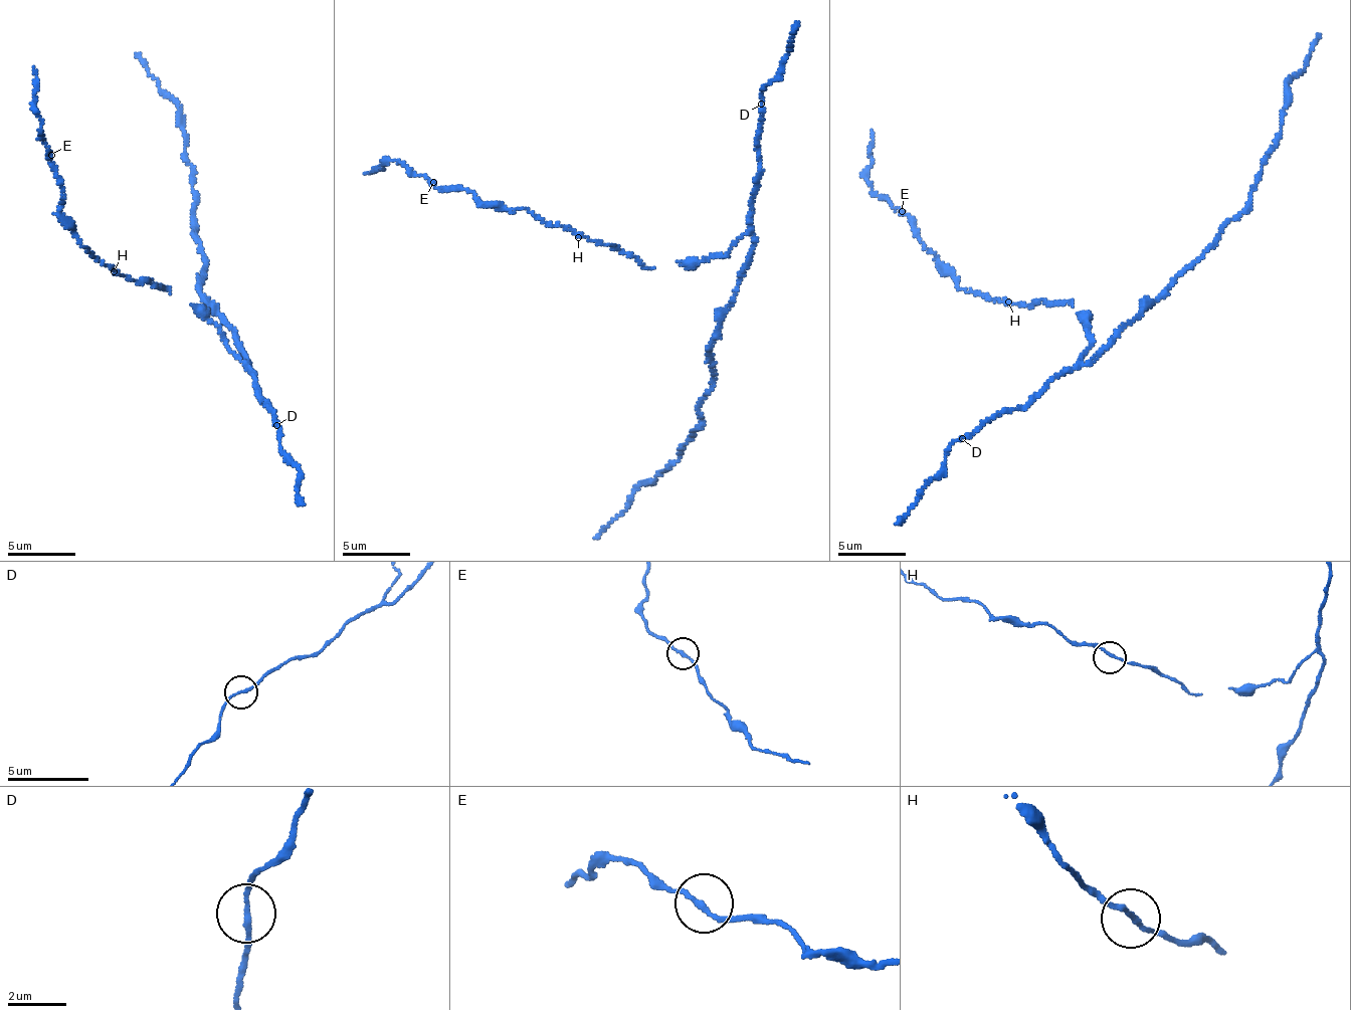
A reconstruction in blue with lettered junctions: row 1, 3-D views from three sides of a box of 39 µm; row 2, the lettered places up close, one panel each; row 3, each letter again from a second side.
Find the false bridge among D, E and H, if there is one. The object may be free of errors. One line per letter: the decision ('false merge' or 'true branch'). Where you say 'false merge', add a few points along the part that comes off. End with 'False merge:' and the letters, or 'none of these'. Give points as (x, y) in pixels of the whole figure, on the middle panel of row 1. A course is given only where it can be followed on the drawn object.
D: true branch
E: true branch
H: true branch
False merge: none of these

